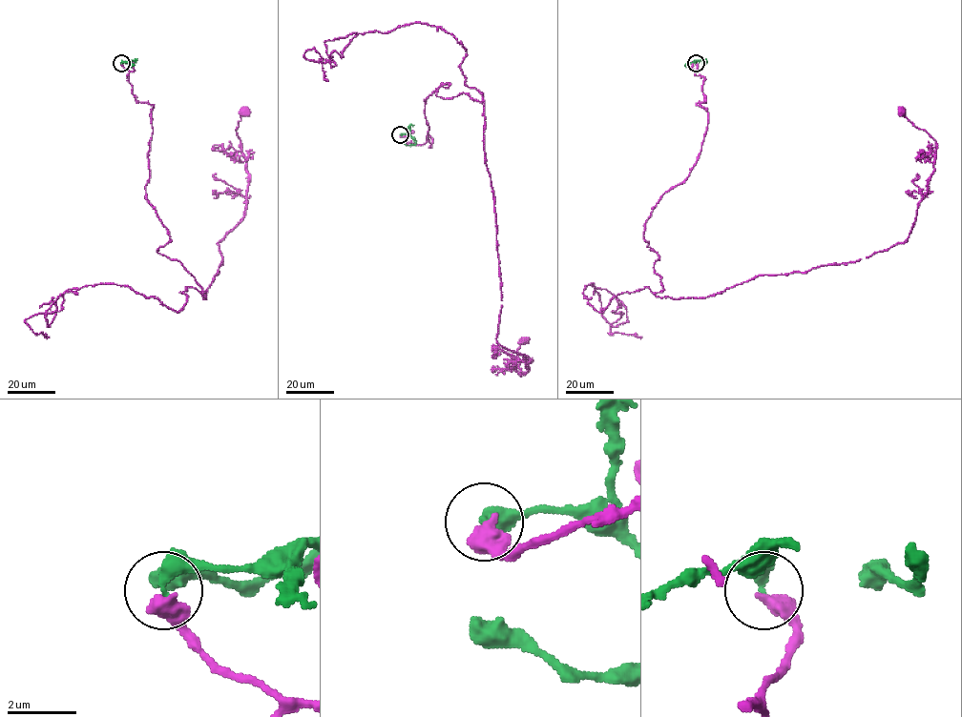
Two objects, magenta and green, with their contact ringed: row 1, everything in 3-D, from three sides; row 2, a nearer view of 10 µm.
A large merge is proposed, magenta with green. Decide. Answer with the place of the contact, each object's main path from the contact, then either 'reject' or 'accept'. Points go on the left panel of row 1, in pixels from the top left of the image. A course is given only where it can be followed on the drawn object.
at (121, 63); magenta runs (121, 64), (153, 107), (146, 198), (170, 240), (157, 251), (205, 299), (218, 244), (243, 216), (244, 112); green runs (121, 63), (136, 60), (120, 62); reject

